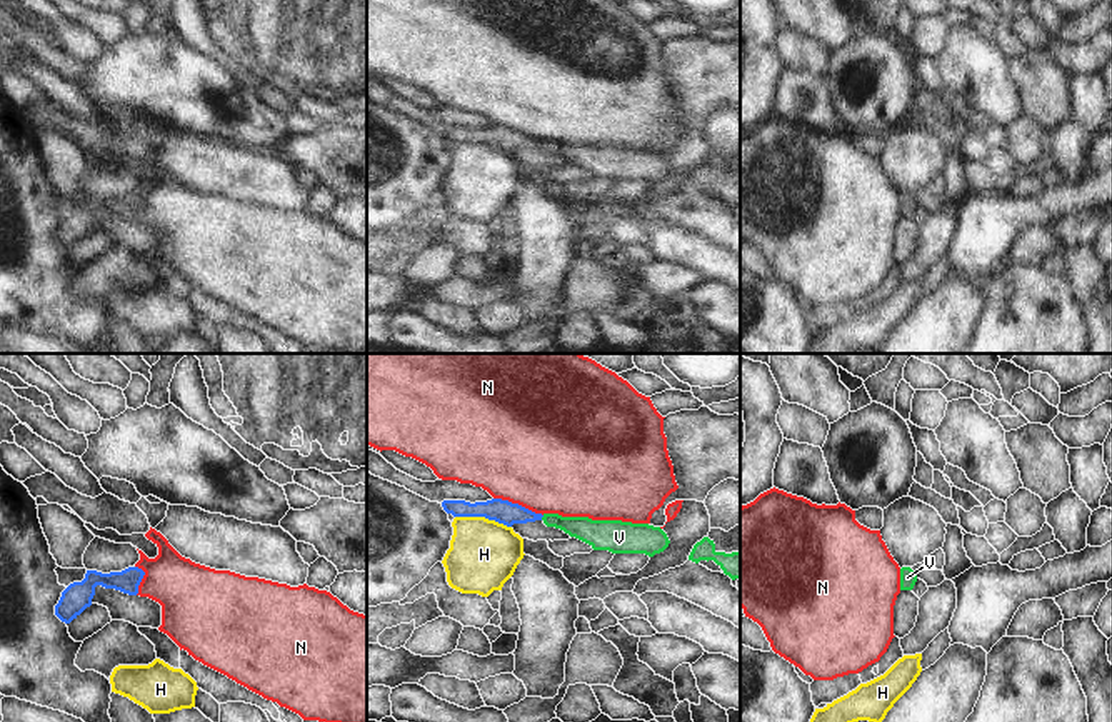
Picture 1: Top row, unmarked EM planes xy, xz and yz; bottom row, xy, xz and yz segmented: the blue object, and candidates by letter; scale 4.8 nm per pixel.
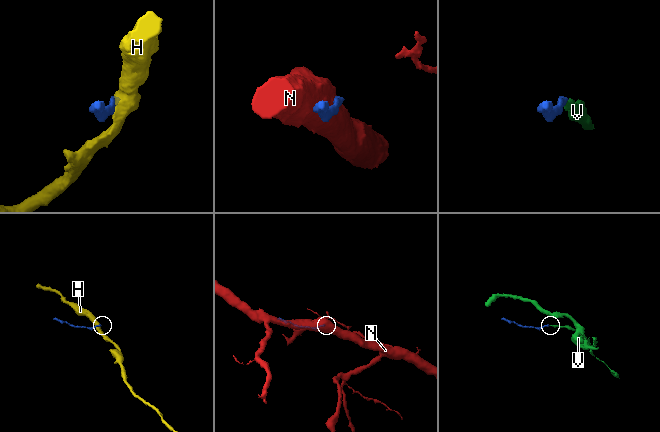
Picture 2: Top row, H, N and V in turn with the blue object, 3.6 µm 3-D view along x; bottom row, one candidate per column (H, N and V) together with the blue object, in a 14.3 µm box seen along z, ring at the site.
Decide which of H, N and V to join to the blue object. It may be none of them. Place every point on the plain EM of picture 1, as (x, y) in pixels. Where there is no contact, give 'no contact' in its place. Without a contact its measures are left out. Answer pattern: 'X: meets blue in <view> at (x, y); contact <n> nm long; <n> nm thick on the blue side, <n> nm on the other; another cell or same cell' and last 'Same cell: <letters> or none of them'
H: meets blue in xz at (484, 142); contact 280 nm long; 120 nm thick on the blue side, 340 nm on the other; another cell
N: meets blue in xz at (517, 130); contact 260 nm long; 120 nm thick on the blue side, 500 nm on the other; another cell
V: meets blue in xz at (542, 142); contact 30 nm long; 120 nm thick on the blue side, 120 nm on the other; same cell
Same cell: V

